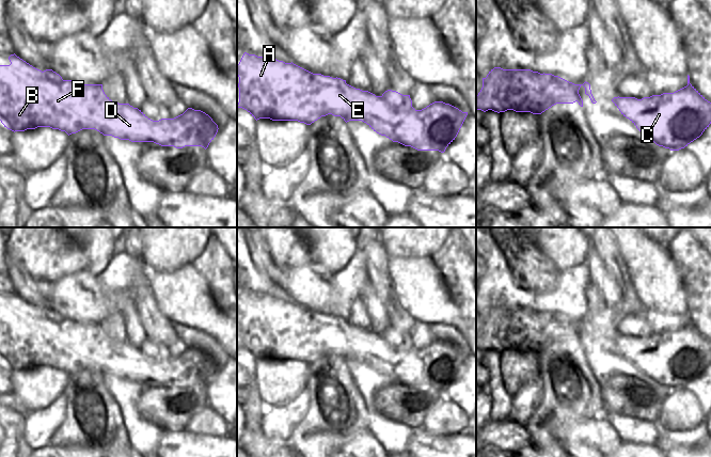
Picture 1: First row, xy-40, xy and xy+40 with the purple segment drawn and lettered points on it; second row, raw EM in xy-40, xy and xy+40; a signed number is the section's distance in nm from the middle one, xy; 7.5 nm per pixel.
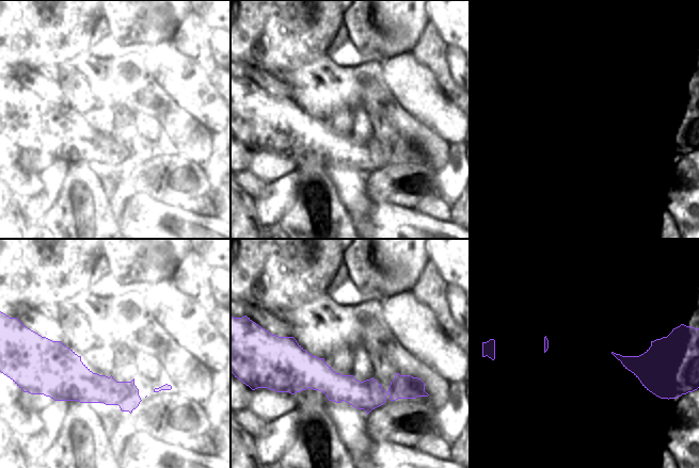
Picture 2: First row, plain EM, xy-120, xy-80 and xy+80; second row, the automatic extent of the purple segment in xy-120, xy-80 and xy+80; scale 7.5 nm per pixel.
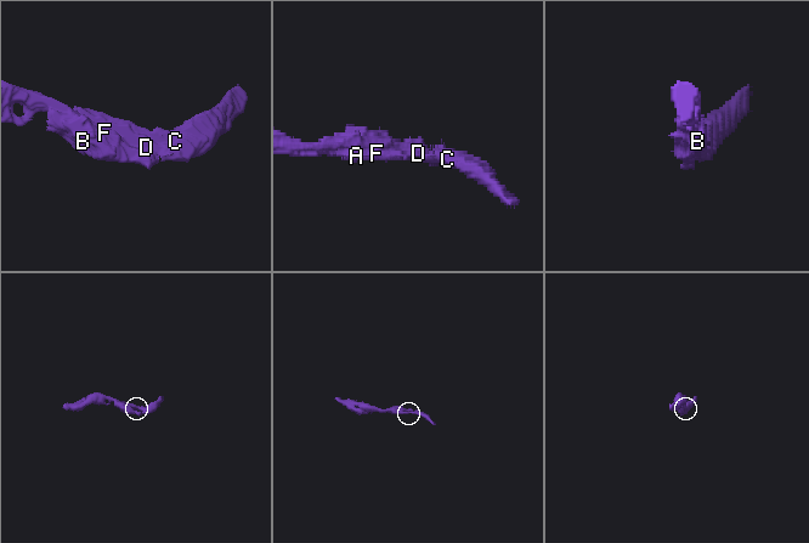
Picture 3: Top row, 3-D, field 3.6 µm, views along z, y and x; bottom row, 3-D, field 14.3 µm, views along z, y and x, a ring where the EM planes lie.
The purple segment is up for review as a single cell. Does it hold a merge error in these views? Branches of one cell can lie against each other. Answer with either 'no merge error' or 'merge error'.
no merge error

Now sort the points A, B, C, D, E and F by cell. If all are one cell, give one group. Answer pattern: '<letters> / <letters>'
A B C D E F

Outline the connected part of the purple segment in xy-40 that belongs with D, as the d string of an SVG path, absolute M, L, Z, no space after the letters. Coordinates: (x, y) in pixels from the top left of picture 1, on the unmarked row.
M15 293L9 296L10 304L0 304L0 360L12 371L25 371L37 366L50 366L65 371L68 375L82 368L95 368L104 375L112 375L131 381L154 381L161 385L202 385L205 389L218 372L218 364L201 349L188 347L183 353L174 358L153 360L141 349L129 343L112 341L104 331L102 324L80 324L72 319L63 319L52 309L44 311L33 306Z

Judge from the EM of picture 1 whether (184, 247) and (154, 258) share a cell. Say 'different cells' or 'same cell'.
same cell

